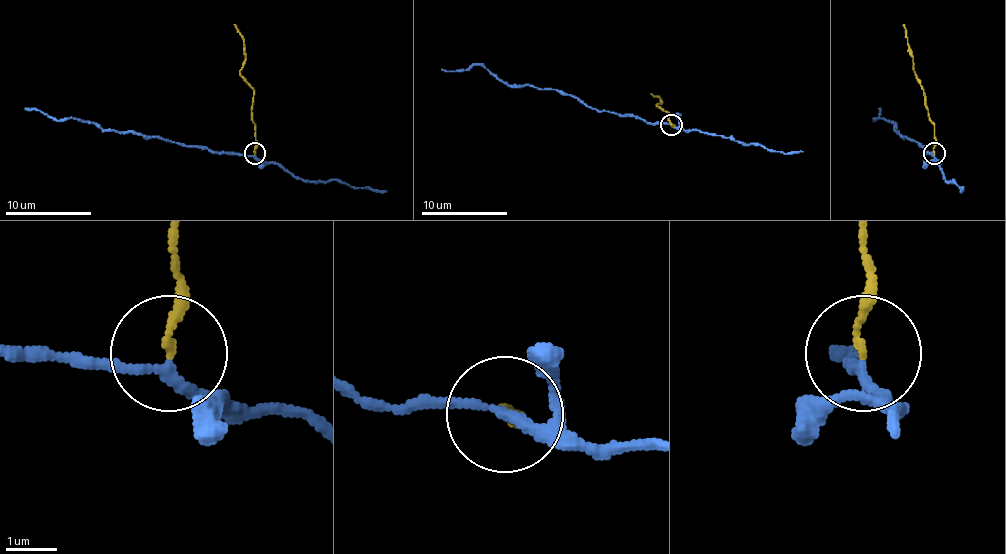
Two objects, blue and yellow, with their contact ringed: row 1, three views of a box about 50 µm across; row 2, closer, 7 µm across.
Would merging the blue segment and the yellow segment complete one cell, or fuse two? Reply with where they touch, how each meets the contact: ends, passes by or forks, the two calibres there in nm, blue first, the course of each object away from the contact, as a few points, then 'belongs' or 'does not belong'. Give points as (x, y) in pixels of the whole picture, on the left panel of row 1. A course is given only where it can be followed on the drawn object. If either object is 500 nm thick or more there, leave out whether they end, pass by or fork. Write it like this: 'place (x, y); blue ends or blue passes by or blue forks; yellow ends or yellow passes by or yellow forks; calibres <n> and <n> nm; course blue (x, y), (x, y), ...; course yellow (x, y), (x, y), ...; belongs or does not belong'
place (254, 153); blue passes by; yellow ends; calibres 190 and 120 nm; course blue (255, 154), (238, 156), (180, 145), (137, 132), (103, 130), (90, 124), (53, 119), (25, 109); course yellow (255, 154), (255, 124), (251, 115), (253, 89), (240, 74), (244, 38), (233, 25); does not belong

